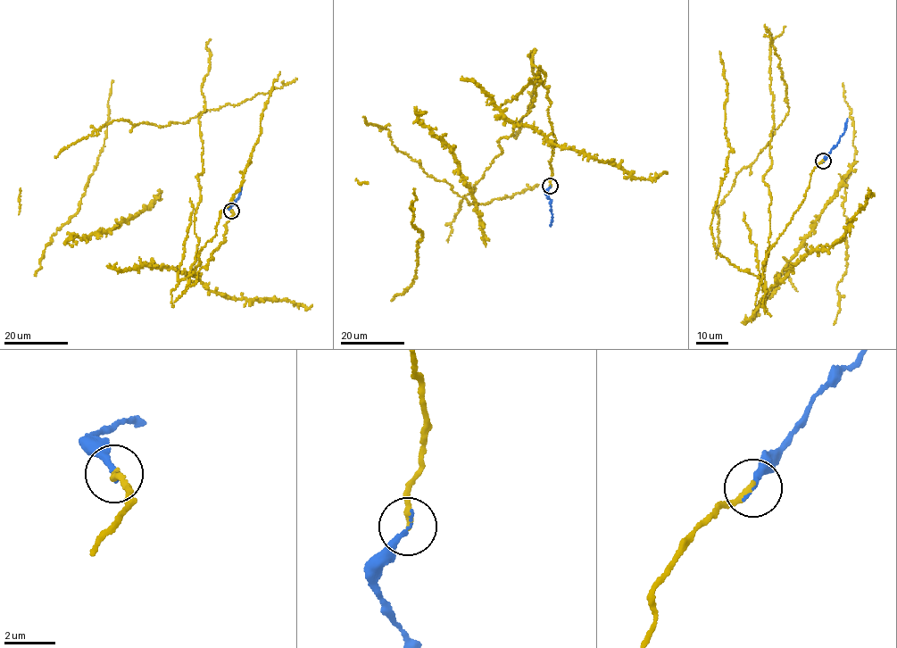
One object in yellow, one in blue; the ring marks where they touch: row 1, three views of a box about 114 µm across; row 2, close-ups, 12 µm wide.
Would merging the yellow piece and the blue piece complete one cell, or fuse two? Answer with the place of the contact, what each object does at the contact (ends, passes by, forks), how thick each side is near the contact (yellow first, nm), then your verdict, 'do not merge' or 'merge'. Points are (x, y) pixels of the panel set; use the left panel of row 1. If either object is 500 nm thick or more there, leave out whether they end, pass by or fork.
at (231, 211); yellow ends there; blue ends there; 240 nm thick on the yellow side, 190 nm on the other; merge

